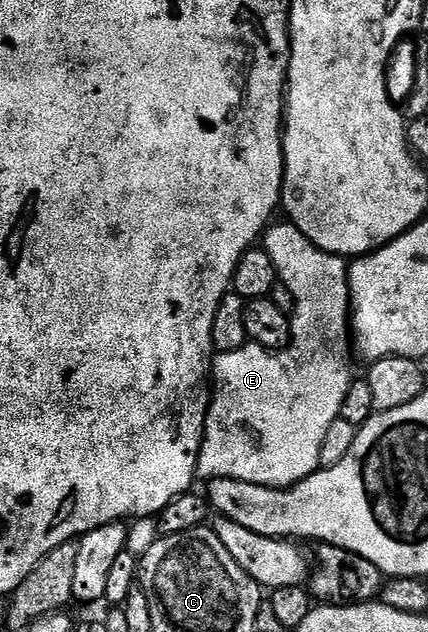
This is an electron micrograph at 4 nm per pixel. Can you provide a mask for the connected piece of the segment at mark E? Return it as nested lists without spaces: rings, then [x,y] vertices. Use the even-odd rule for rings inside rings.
[[[293,223],[286,225],[271,224],[264,234],[264,248],[272,263],[278,268],[281,284],[294,296],[294,308],[290,318],[290,345],[281,351],[271,351],[253,343],[241,345],[236,351],[218,353],[212,361],[212,396],[210,410],[206,413],[206,434],[202,436],[202,450],[198,456],[198,473],[206,479],[227,477],[237,481],[247,481],[257,485],[267,485],[269,489],[284,489],[310,477],[320,465],[320,447],[324,443],[324,435],[328,435],[328,427],[342,416],[344,395],[348,395],[348,387],[352,380],[350,374],[350,353],[352,357],[352,318],[350,316],[350,275],[348,261],[336,253],[325,253],[301,233]]]

